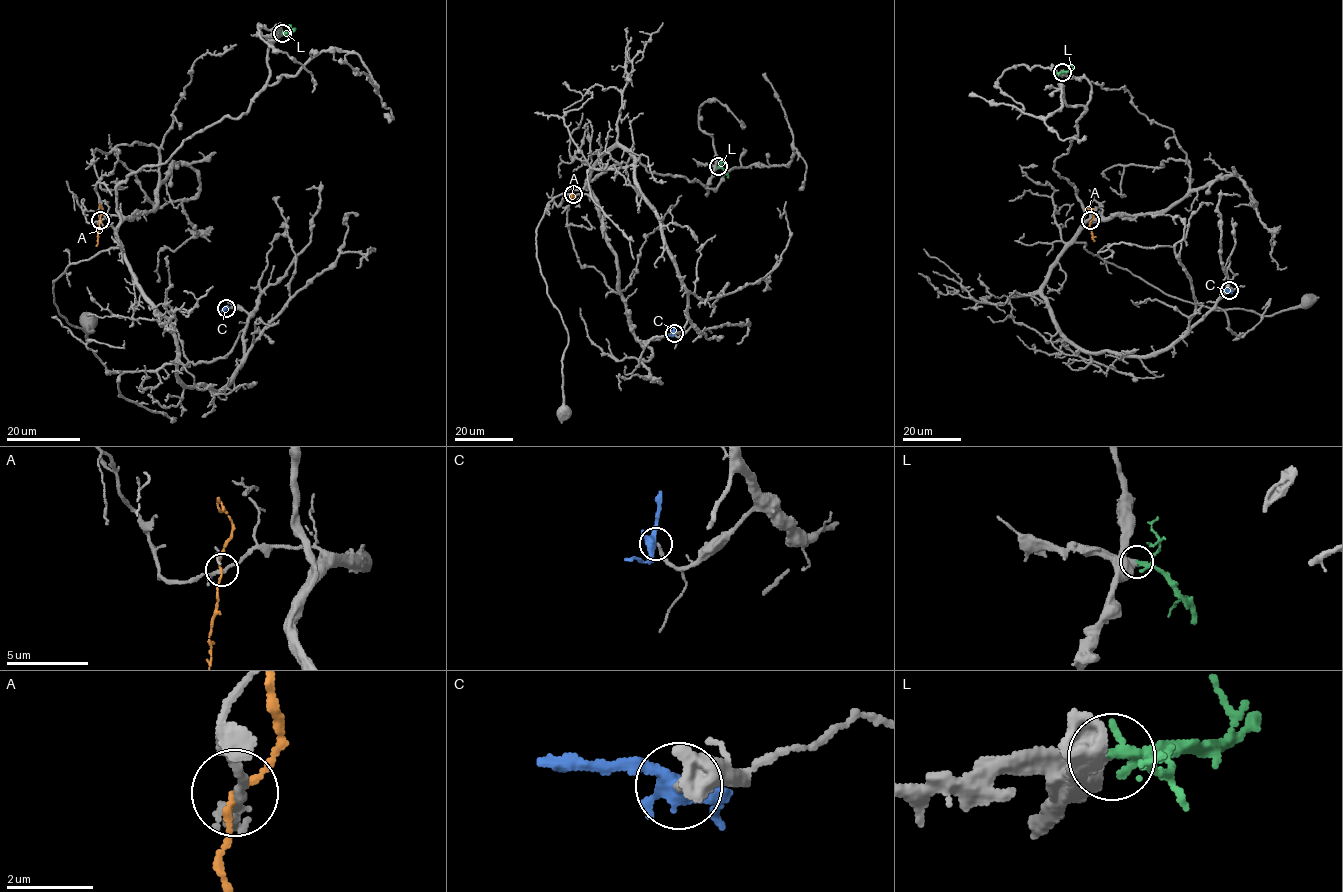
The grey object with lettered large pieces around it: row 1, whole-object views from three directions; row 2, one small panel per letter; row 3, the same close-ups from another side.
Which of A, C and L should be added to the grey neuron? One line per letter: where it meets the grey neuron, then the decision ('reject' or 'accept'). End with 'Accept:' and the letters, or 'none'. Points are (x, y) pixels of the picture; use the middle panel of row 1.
A: (573, 194) | reject
C: (674, 333) | reject
L: (718, 166) | accept
Accept: L

